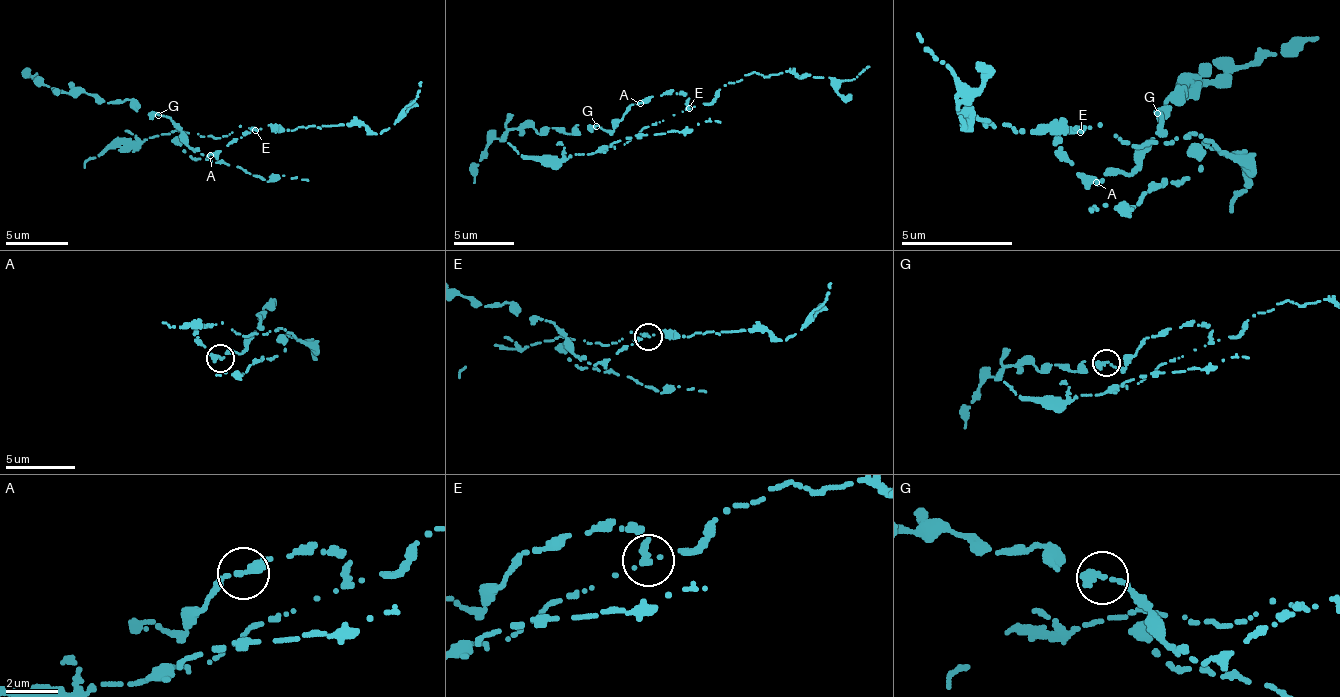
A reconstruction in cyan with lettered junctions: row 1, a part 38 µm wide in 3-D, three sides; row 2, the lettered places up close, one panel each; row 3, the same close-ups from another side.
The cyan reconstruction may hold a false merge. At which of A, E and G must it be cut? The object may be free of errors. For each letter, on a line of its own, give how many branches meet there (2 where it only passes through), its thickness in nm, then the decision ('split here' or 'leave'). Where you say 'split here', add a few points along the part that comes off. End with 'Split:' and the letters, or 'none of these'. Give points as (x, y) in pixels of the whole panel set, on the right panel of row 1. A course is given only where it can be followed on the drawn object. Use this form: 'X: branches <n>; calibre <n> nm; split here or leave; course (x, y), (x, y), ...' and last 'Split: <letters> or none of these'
A: branches 1; calibre 340 nm; leave
E: branches 1; calibre 320 nm; split here; course (1078, 130), (1140, 148), (1186, 136), (1202, 169), (1152, 185), (1130, 217), (1093, 211)
G: branches 1; calibre 400 nm; leave
Split: E

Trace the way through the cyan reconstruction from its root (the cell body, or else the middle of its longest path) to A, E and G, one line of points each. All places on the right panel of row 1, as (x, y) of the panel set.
A: (1063, 149), (1079, 175), (1089, 176), (1096, 182)
E: (1063, 149), (1060, 137), (1064, 131), (1078, 130)
G: (1063, 149), (1079, 175), (1096, 182), (1108, 173), (1127, 173), (1135, 168), (1138, 147), (1159, 132), (1157, 113)

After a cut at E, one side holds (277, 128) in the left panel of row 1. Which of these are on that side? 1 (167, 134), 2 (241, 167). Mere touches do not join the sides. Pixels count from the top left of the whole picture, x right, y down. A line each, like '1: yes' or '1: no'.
1: yes
2: yes

